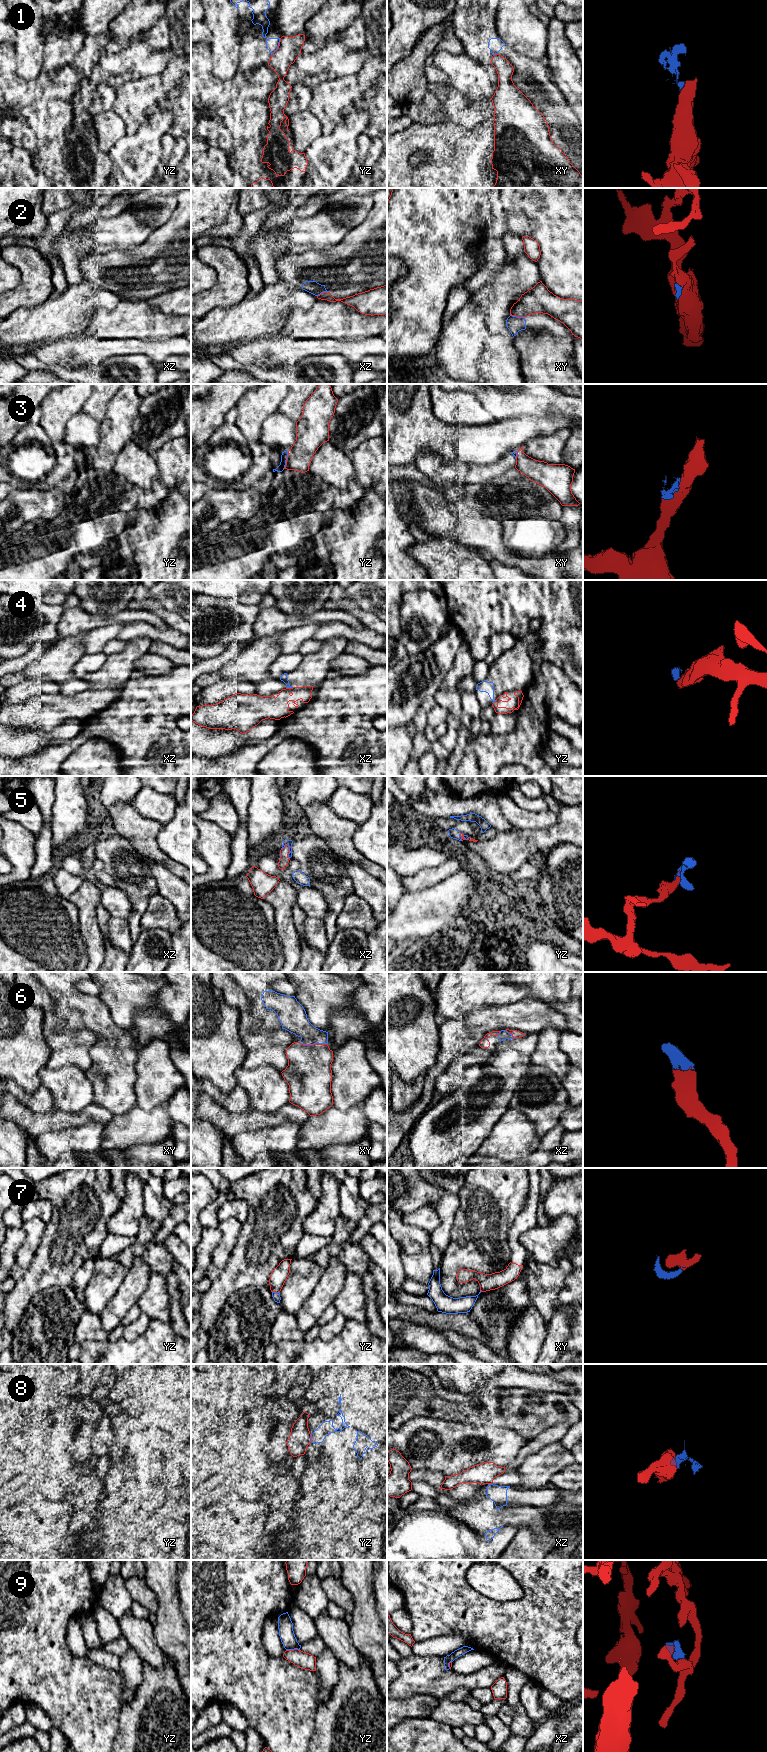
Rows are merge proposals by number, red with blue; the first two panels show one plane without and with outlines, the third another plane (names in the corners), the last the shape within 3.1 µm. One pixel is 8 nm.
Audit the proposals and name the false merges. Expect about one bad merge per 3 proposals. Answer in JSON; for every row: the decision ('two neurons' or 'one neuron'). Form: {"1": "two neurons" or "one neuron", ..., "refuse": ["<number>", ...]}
{"1": "two neurons", "2": "two neurons", "3": "two neurons", "4": "two neurons", "5": "one neuron", "6": "one neuron", "7": "one neuron", "8": "two neurons", "9": "two neurons", "refuse": ["1", "2", "3", "4", "8", "9"]}

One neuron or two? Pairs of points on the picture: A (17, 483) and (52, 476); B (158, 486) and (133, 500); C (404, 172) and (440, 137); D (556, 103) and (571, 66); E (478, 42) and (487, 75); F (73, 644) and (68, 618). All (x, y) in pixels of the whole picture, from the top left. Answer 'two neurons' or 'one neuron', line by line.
A: one neuron
B: one neuron
C: one neuron
D: two neurons
E: two neurons
F: two neurons

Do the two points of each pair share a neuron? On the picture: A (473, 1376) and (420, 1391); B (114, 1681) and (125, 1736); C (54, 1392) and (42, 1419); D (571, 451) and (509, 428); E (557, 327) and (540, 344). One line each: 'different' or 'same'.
A: same
B: different
C: same
D: different
E: different

